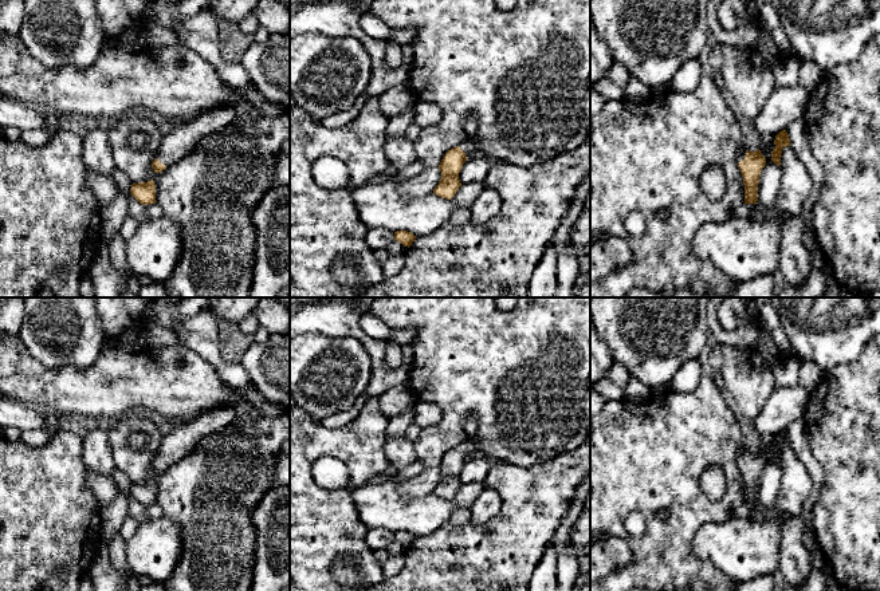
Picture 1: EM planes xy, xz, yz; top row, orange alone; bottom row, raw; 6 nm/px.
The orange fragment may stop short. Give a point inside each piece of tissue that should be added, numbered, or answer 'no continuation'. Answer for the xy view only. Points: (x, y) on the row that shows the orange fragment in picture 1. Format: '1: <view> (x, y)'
1: xy (176, 145)

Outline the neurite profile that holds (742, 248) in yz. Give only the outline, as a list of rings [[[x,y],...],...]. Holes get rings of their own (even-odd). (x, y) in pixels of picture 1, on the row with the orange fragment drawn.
[[[790,146],[781,154],[781,185],[769,218],[757,220],[728,218],[724,222],[707,222],[699,226],[692,240],[692,249],[698,259],[708,261],[736,283],[753,280],[759,275],[773,273],[779,267],[781,224],[786,217],[798,217],[802,205],[812,190],[812,177],[805,163]]]

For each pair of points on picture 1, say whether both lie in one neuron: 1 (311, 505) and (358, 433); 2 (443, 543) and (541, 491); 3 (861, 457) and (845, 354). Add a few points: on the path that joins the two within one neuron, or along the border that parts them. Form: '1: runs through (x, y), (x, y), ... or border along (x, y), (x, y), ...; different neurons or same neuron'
1: runs through (303, 481), (303, 463), (323, 442), (334, 442); same neuron
2: runs through (467, 543), (492, 539), (517, 515); same neuron
3: border along (865, 343), (855, 361), (837, 365), (824, 373); different neurons

